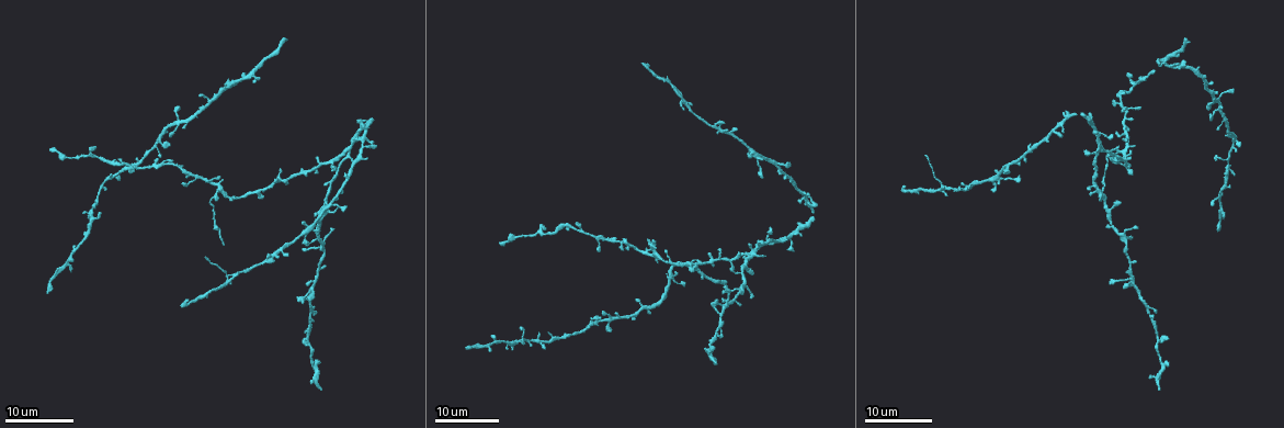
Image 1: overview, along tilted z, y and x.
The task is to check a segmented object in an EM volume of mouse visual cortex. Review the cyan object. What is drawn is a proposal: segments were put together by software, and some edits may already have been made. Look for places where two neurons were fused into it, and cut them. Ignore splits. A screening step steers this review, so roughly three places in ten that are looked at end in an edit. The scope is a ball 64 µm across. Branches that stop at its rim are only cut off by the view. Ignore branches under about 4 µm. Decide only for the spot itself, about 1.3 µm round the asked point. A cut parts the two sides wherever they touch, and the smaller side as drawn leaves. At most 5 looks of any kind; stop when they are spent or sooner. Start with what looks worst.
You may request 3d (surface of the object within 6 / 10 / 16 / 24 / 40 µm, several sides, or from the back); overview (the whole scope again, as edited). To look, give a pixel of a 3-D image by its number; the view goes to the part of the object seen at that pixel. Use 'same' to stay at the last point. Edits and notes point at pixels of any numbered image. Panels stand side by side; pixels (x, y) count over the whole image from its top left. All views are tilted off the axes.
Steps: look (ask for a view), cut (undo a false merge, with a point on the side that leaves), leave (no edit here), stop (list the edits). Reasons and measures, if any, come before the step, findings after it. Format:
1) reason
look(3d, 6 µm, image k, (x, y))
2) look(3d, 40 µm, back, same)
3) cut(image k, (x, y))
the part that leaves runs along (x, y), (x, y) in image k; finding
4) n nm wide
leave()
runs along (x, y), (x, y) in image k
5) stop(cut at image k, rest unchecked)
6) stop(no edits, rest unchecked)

a fork
look(3d, 16 µm, image 1, (597, 241))

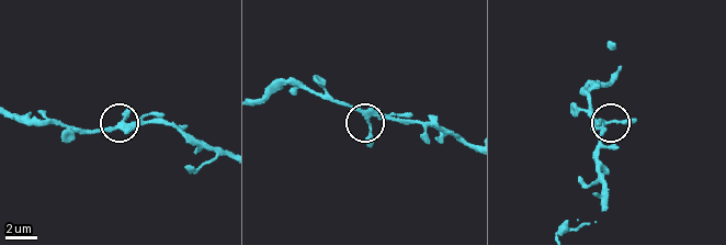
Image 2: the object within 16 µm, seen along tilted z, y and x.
zoom in
look(3d, 6 µm, image 2, (368, 119))

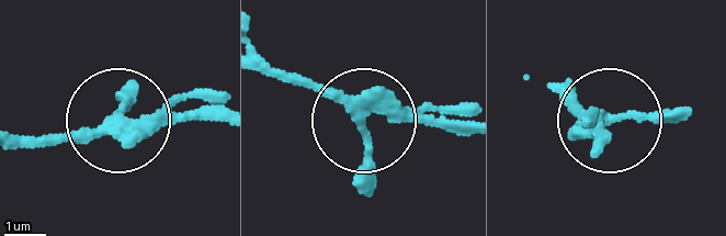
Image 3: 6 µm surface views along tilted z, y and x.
side arm 19 µm
leave()
runs along (218, 120), (134, 116), (13, 135) in image 3; continuous, no second neuron

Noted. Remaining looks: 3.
small branch off a trunk
look(3d, 16 µm, image 1, (1120, 150))

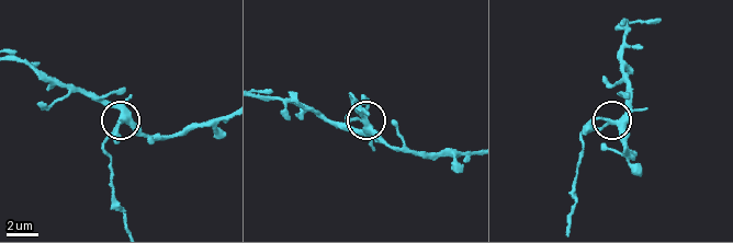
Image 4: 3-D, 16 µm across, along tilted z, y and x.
look(3d, 6 µm, image 4, (619, 122))

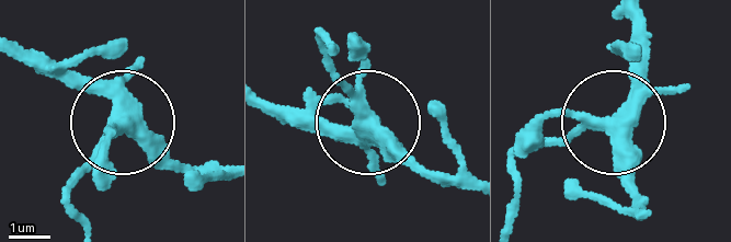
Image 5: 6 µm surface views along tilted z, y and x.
side arm 10 µm
cut(image 5, (68, 185))
a second neuron is stuck on

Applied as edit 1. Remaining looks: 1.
stop(cut at image 5, rest unchecked)

